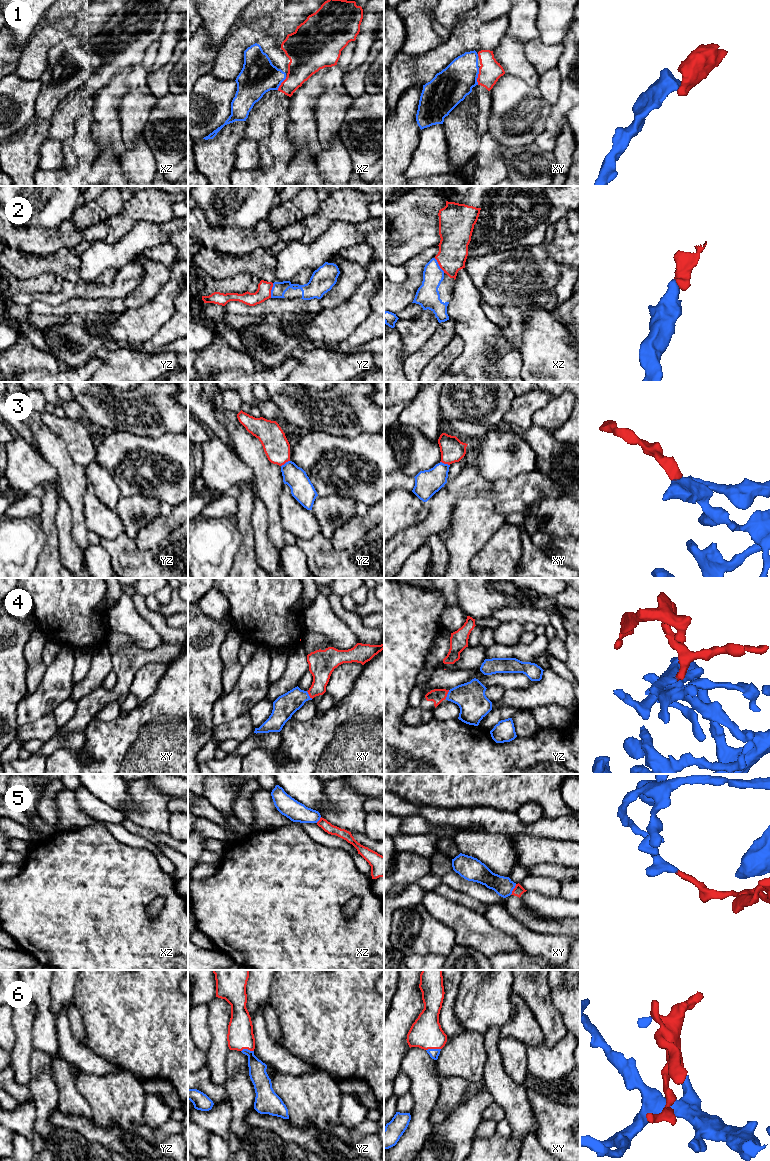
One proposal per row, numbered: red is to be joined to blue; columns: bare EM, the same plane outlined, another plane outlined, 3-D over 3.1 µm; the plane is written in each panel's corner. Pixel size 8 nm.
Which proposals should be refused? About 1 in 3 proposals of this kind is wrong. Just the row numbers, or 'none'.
3, 5

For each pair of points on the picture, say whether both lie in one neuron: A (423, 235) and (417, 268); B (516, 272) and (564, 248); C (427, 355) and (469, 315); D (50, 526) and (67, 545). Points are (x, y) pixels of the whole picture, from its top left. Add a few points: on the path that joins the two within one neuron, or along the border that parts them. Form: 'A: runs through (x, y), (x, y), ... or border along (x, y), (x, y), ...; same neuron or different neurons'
A: border along (437, 244), (420, 251), (404, 263); different neurons
B: runs through (528, 265), (542, 255), (552, 252); same neuron
C: border along (449, 318), (453, 321), (456, 333); different neurons
D: border along (57, 510), (55, 525), (58, 554), (60, 557); different neurons

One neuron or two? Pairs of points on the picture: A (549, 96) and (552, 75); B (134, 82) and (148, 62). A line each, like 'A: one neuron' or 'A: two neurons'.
A: one neuron
B: two neurons

